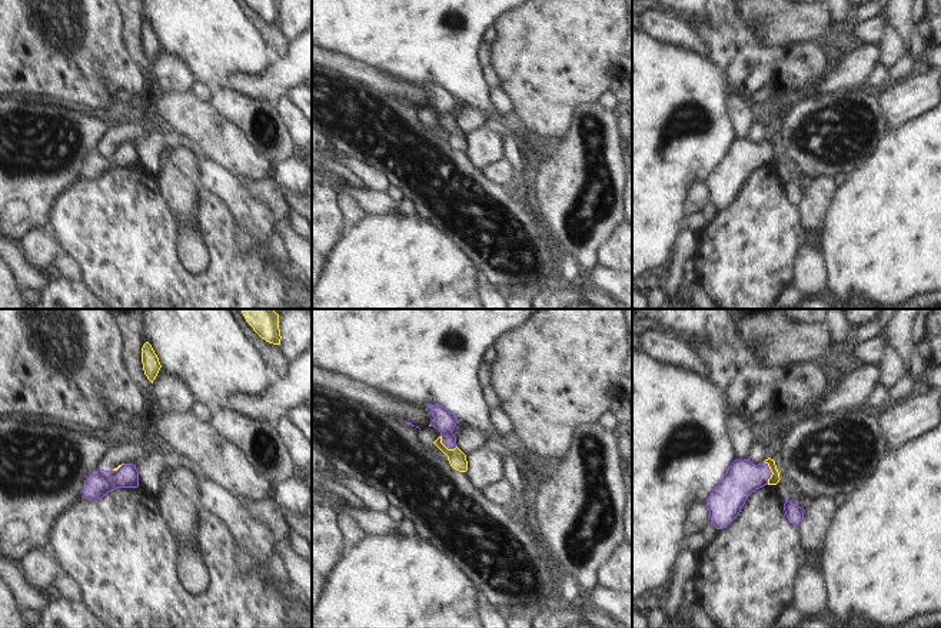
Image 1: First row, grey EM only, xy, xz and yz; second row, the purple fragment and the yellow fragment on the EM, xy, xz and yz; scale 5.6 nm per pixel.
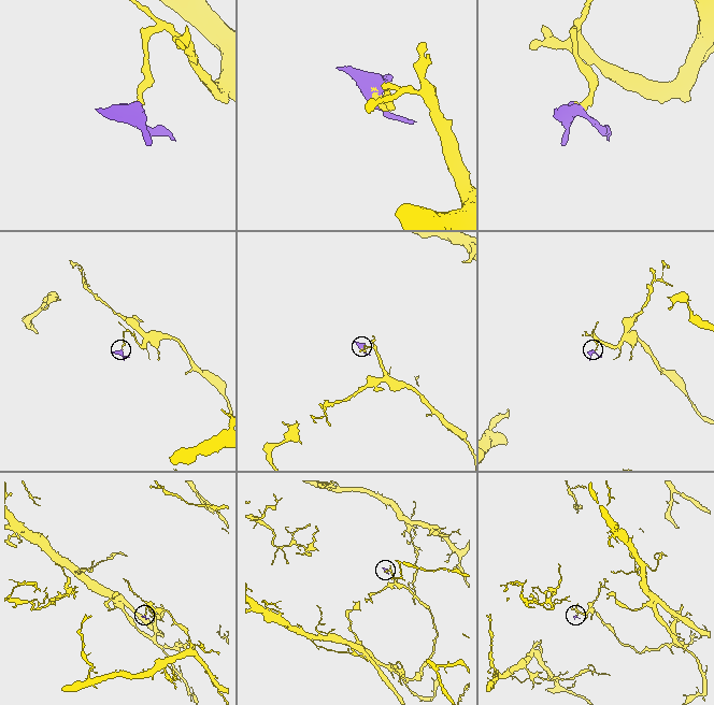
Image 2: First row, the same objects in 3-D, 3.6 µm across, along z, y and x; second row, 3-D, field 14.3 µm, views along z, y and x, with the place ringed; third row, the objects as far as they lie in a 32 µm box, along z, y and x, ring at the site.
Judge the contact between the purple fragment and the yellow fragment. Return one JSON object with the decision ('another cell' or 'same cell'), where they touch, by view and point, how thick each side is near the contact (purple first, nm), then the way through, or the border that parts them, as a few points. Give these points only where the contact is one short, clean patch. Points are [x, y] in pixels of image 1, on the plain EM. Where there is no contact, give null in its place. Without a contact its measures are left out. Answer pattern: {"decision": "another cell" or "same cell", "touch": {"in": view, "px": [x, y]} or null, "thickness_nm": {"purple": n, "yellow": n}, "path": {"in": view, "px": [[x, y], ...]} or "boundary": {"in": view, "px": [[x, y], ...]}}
{"decision": "same cell", "touch": {"in": "yz", "px": [771, 152]}, "thickness_nm": {"purple": 200, "yellow": 60}, "path": {"in": "yz", "px": [[742, 158], [771, 152], [774, 159]]}}

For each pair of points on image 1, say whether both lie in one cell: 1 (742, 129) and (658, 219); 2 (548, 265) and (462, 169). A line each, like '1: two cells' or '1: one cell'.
1: two cells
2: one cell

